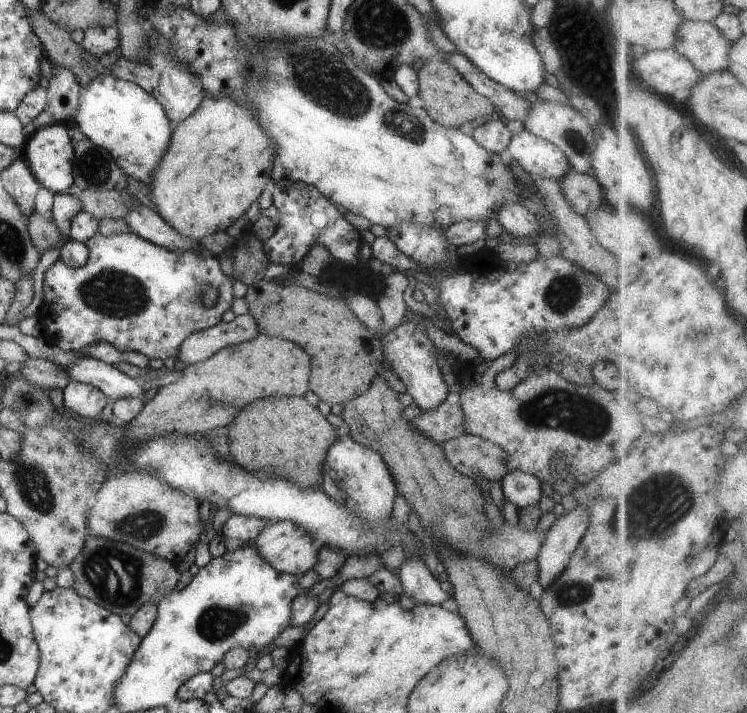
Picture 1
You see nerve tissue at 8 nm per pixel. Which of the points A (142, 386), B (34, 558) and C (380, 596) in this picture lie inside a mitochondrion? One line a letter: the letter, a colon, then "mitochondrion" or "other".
A: other
B: other
C: other

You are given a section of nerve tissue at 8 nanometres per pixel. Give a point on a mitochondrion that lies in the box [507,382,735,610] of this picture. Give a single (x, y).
(653, 503)

